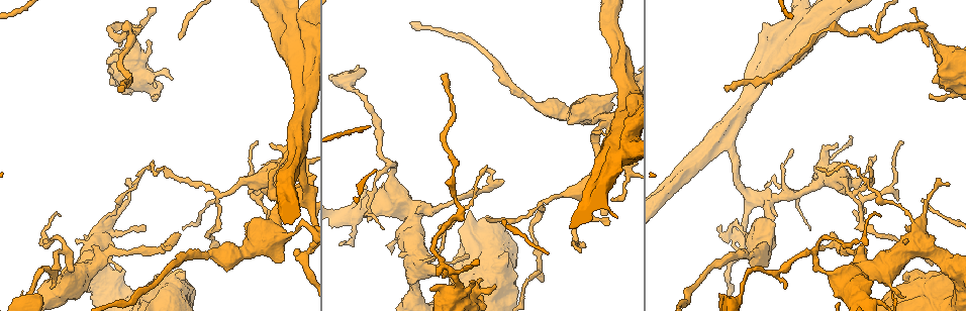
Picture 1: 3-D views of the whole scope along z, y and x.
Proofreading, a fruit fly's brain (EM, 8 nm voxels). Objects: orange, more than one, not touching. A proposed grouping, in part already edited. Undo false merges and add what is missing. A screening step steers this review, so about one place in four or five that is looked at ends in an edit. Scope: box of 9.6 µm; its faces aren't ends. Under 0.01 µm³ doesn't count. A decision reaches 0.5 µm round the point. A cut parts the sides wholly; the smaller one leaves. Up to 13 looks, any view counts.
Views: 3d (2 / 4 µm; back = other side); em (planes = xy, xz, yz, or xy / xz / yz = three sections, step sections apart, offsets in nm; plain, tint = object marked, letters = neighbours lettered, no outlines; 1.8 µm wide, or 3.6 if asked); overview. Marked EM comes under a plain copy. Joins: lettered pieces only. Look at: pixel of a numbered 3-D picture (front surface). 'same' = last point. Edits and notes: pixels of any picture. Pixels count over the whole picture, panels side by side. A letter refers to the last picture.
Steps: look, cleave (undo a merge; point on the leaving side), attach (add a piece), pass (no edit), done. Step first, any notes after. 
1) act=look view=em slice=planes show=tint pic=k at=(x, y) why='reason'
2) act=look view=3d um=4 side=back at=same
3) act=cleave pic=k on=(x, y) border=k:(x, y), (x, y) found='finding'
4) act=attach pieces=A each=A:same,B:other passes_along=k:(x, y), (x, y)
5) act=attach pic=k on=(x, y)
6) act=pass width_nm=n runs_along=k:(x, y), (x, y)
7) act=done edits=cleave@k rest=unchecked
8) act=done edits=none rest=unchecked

act=look view=3d um=2 side=back pic=1 at=(468, 254) why='free end'

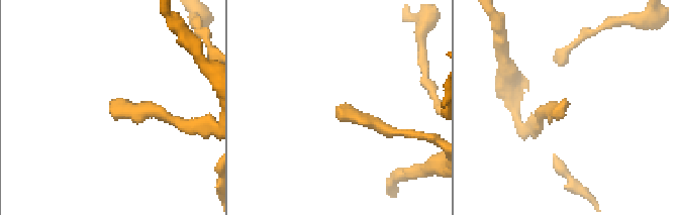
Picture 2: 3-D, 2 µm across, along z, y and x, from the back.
act=look view=em slice=planes show=tint pic=2 at=(337, 107) why='now the EM'

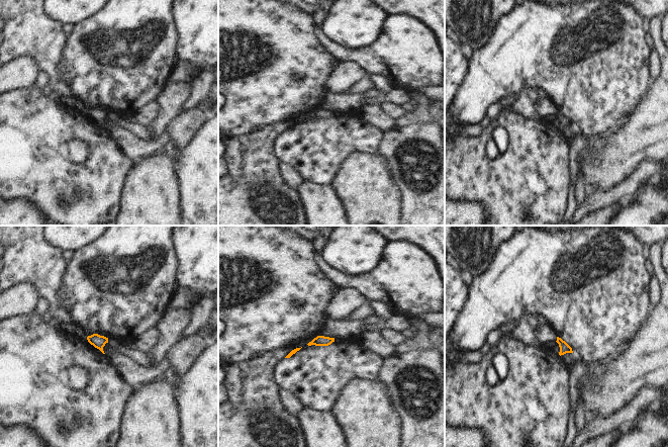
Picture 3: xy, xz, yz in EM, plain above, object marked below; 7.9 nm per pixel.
act=look view=em slice=planes show=letters at=same why='see the neighbours'

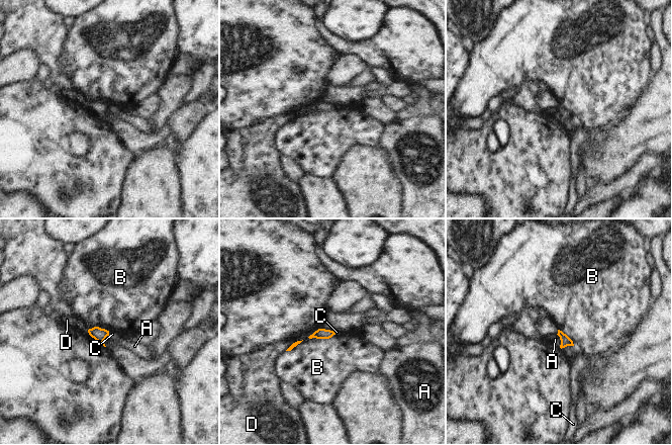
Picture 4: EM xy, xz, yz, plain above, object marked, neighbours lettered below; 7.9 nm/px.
act=pass width_nm=80 each=A:other,B:other,C:other,D:other border=4:(334, 334), (328, 338), (308, 338) found='no lettered piece goes on from it'

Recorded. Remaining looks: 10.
act=look view=em slice=xz step=16 show=tint pic=1 at=(219, 195) why='thick turns thin'

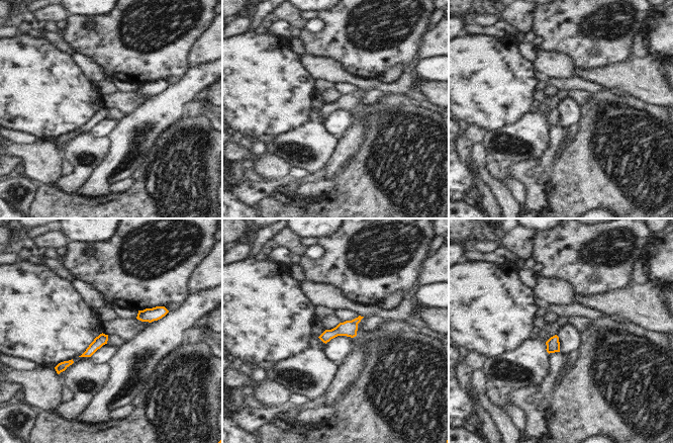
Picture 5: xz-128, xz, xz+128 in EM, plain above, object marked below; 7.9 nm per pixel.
act=look view=em slice=yz step=4 show=tint at=same why='cut it another way'

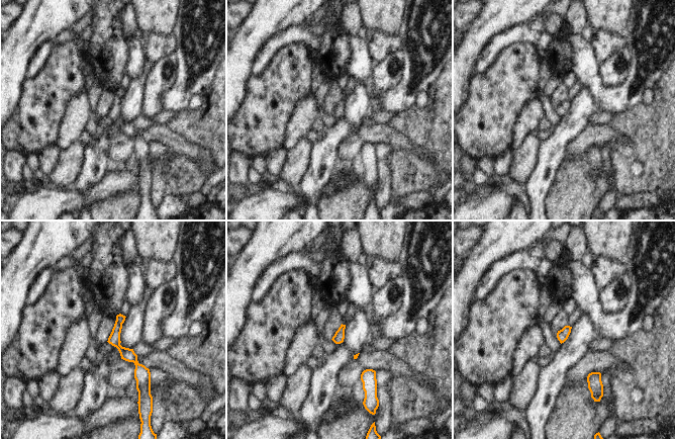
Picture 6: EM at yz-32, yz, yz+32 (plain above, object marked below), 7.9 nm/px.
act=look view=em slice=yz step=4 show=letters at=same

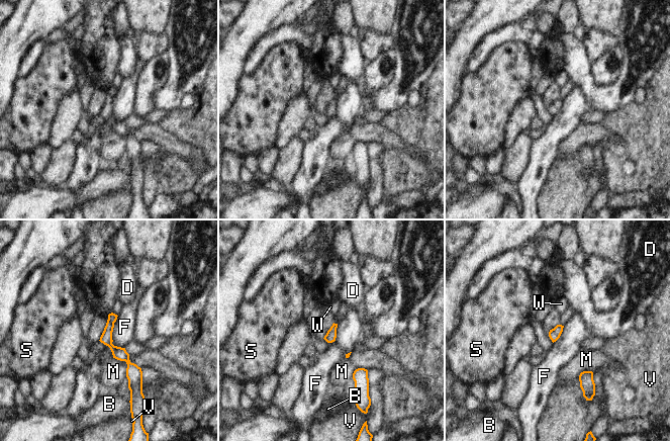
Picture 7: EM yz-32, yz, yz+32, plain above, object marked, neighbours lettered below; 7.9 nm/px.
act=pass each=B:other,D:other,F:other,M:other,S:other,V:other,W:other border=7:(118, 316), (112, 343), (123, 348) found='one neuron here'

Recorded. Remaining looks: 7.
act=look view=3d um=2 pic=1 at=(769, 200) why='sharp bend'

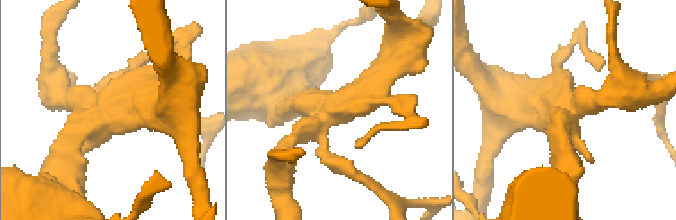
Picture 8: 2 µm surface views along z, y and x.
act=look view=em slice=xy step=16 show=tint pic=8 at=(107, 112)

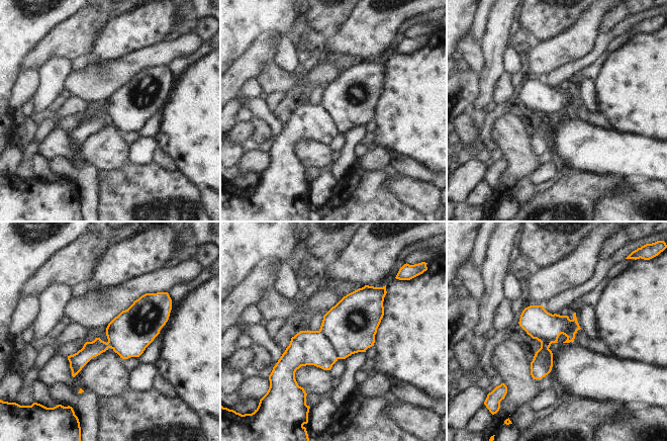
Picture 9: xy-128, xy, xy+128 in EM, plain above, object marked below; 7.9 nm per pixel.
act=look view=em slice=planes show=letters at=same

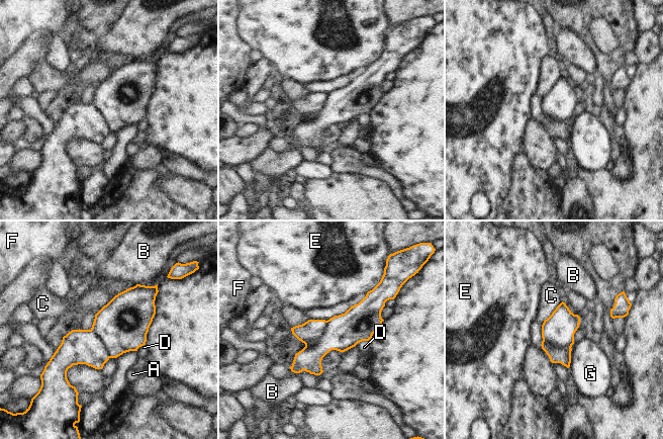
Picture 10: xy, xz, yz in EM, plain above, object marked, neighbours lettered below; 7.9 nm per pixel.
act=cleave pic=10 on=(308, 333) each=A:other,B:other,C:other,D:other,E:other,F:other,G:other found='two neurons meet here'

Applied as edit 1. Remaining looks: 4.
act=look view=3d um=2 pic=1 at=(478, 259) why='an open end'

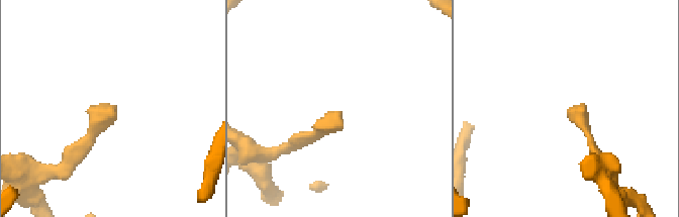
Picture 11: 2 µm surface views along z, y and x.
act=look view=em um=3.6 slice=planes show=letters pic=11 at=(116, 107) why='now the EM'

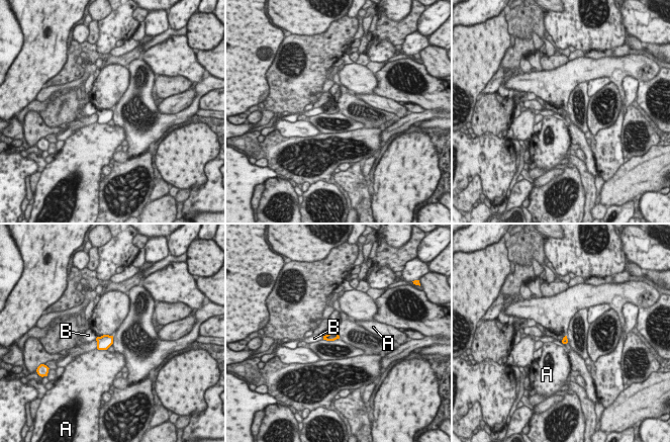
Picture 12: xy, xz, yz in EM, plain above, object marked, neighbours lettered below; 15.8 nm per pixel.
act=pass each=A:other,B:other border=12:(96, 348), (107, 349) found='none of them fits'

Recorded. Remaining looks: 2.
act=look view=em slice=planes show=tint pic=1 at=(137, 33) why='abrupt turn'

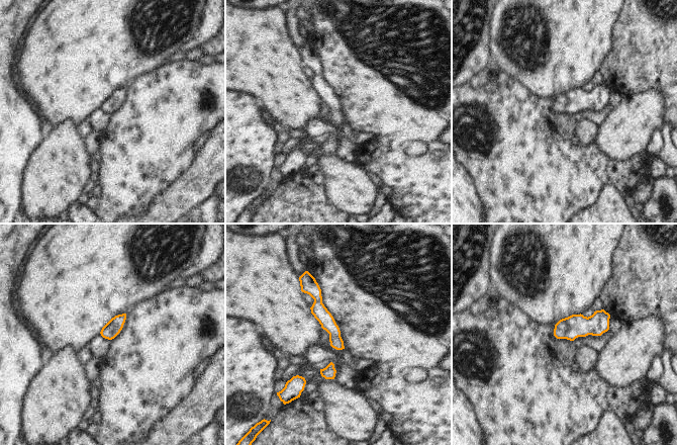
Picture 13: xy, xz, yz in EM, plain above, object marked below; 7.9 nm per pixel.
act=look view=em slice=planes show=letters at=same

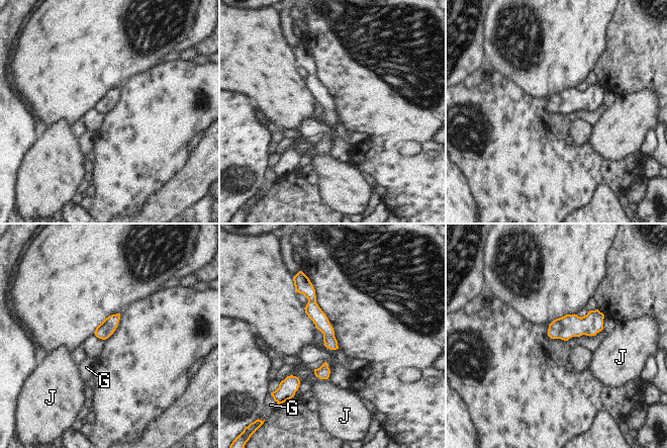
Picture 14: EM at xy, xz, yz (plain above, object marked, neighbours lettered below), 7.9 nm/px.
act=pass longest_contact=J:150nm each=G:other,J:other border=14:(324, 362), (314, 369) found='all the same neuron'

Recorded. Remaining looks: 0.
act=done edits=cleave@10 rest=unchecked

